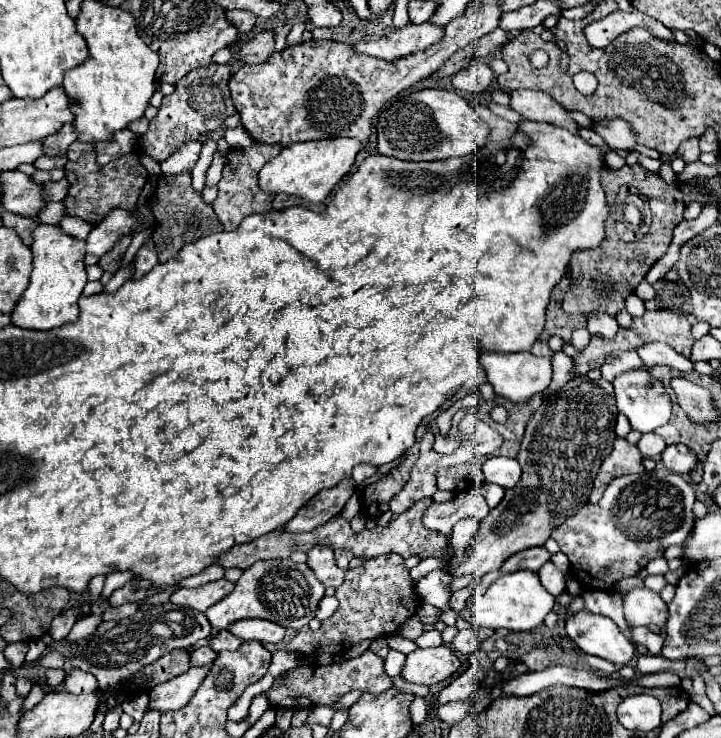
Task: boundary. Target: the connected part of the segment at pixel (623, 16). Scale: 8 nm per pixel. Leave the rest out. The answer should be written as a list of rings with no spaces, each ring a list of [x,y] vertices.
[[[614,11],[610,15],[606,15],[600,21],[594,21],[586,27],[586,39],[592,47],[606,47],[610,45],[620,33],[632,29],[632,27],[644,27],[650,33],[654,33],[654,37],[662,39],[662,41],[674,41],[670,29],[666,29],[660,21],[654,21],[652,17],[646,17],[644,13],[634,11]]]

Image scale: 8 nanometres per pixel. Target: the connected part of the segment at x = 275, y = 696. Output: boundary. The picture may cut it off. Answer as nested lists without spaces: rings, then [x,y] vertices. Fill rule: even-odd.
[[[372,651],[362,653],[356,659],[332,663],[332,665],[298,665],[282,675],[276,677],[274,685],[264,693],[268,697],[268,703],[274,707],[314,707],[314,705],[332,705],[342,697],[344,693],[352,689],[362,689],[366,693],[384,693],[392,687],[392,679],[384,673],[384,661],[374,655]]]

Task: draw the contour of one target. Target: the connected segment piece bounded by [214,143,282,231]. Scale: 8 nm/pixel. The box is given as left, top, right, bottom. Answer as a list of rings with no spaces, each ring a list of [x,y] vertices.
[[[252,143],[244,149],[230,149],[230,157],[226,159],[222,179],[218,183],[218,197],[214,201],[214,211],[222,221],[226,231],[236,229],[244,217],[252,213],[266,213],[272,209],[272,193],[264,193],[258,185],[258,171],[280,153],[282,145],[266,145],[266,143]]]

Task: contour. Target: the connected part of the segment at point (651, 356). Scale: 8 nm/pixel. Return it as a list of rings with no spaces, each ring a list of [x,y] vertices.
[[[648,343],[648,345],[638,349],[638,355],[644,361],[646,369],[650,369],[654,365],[668,365],[680,373],[692,371],[692,361],[682,357],[670,345],[664,345],[664,343]]]

